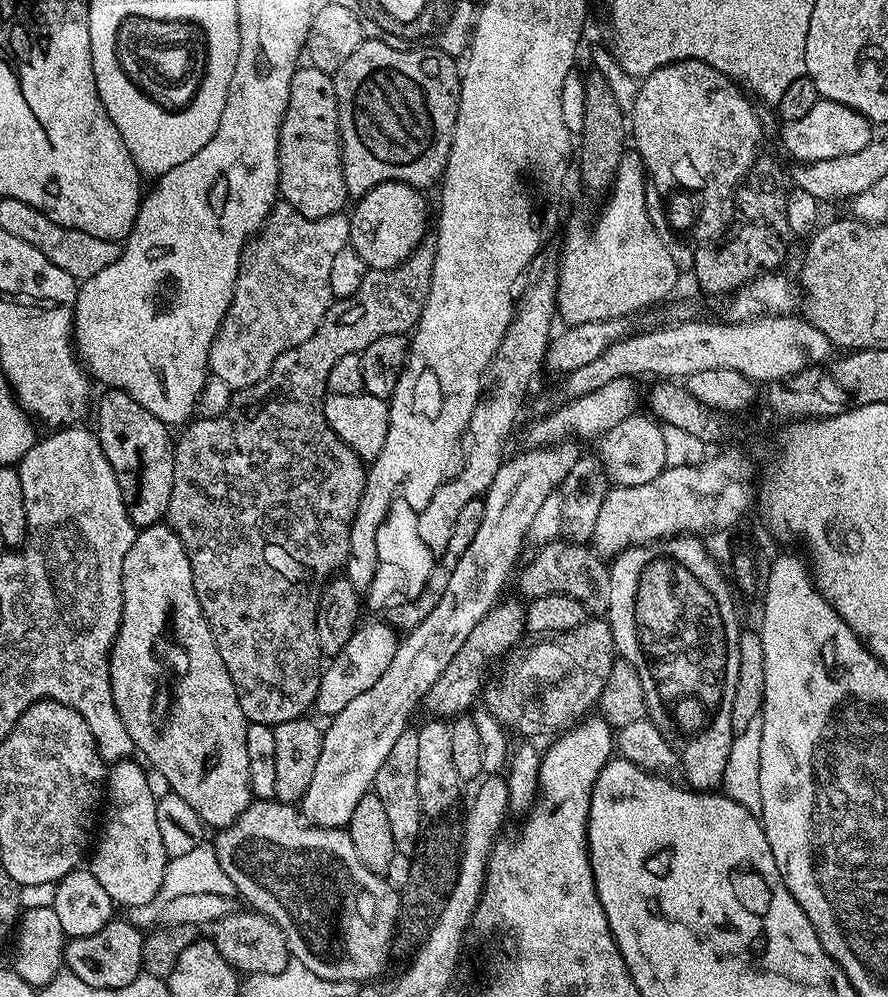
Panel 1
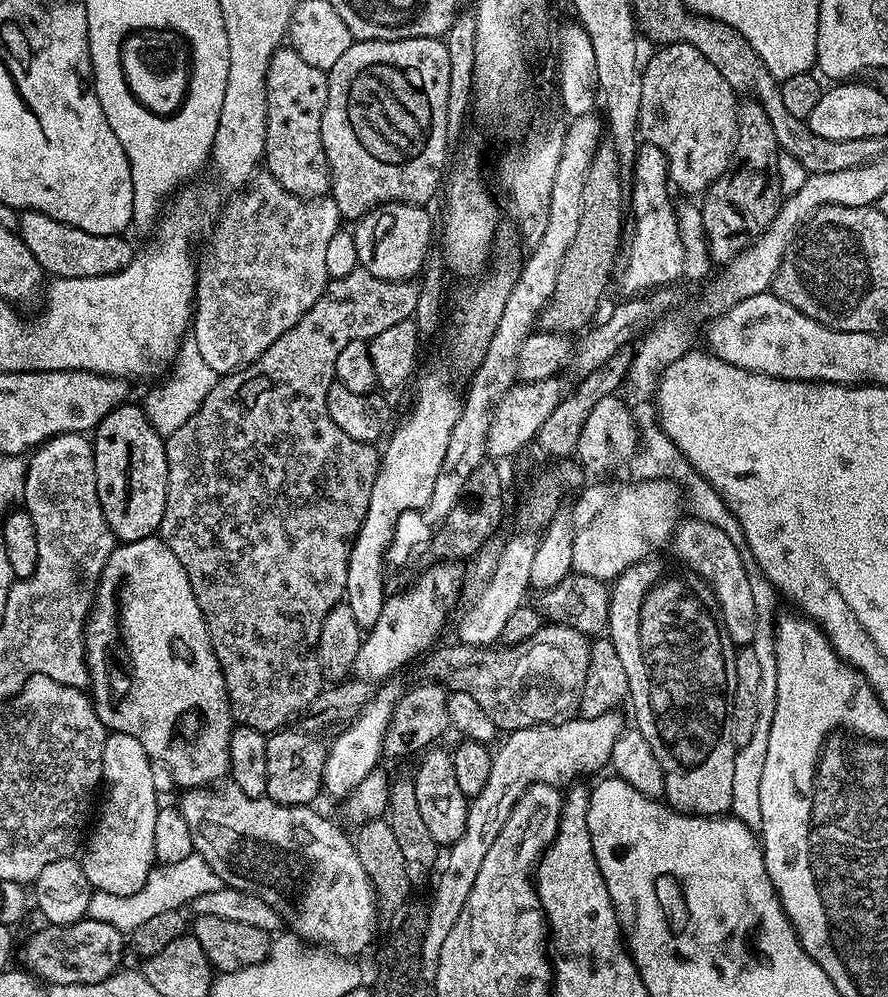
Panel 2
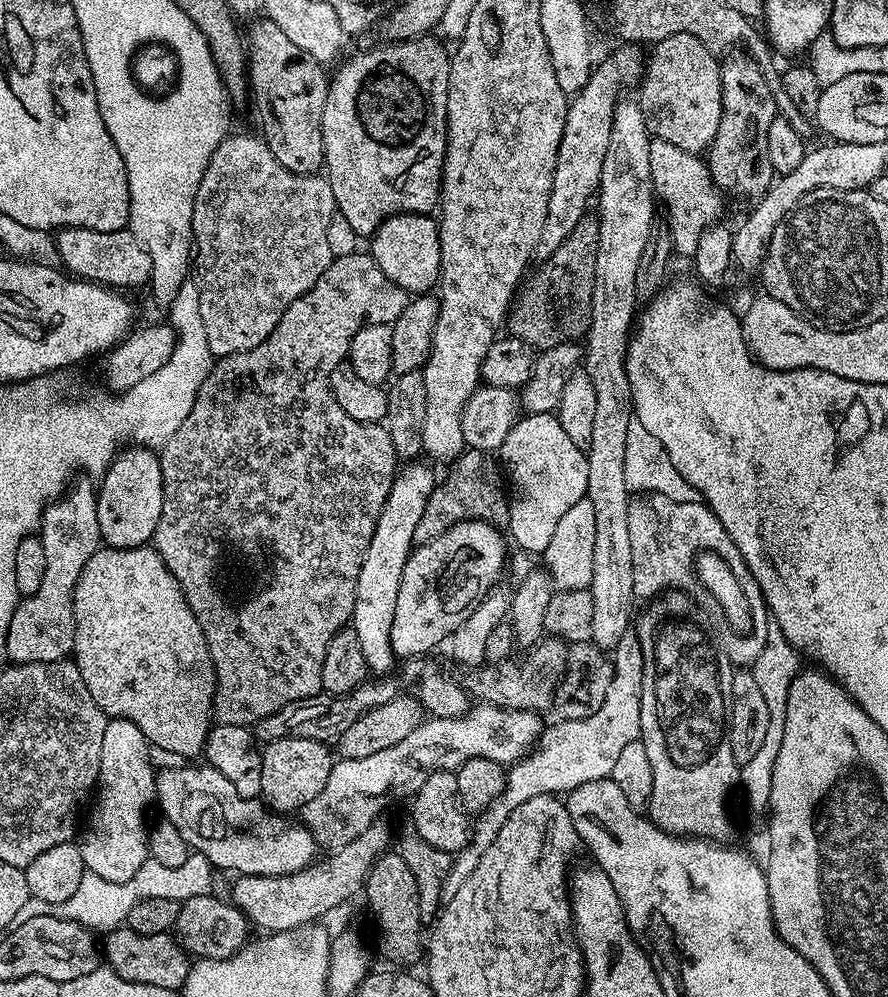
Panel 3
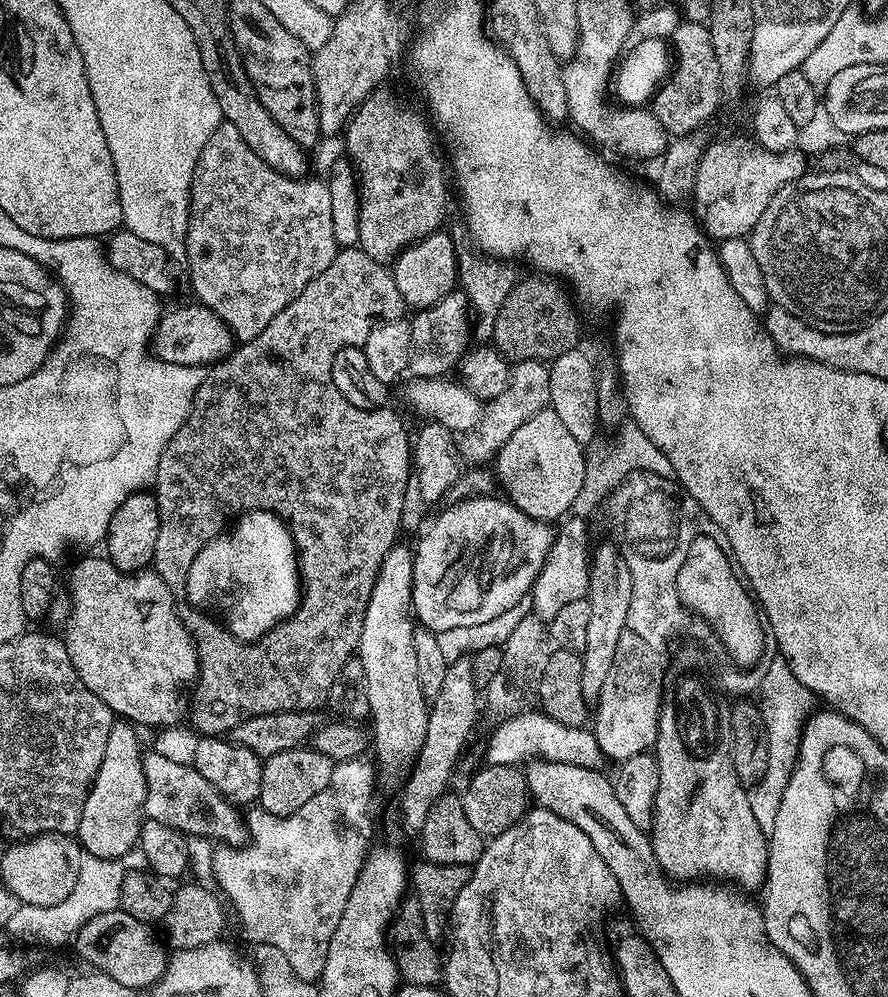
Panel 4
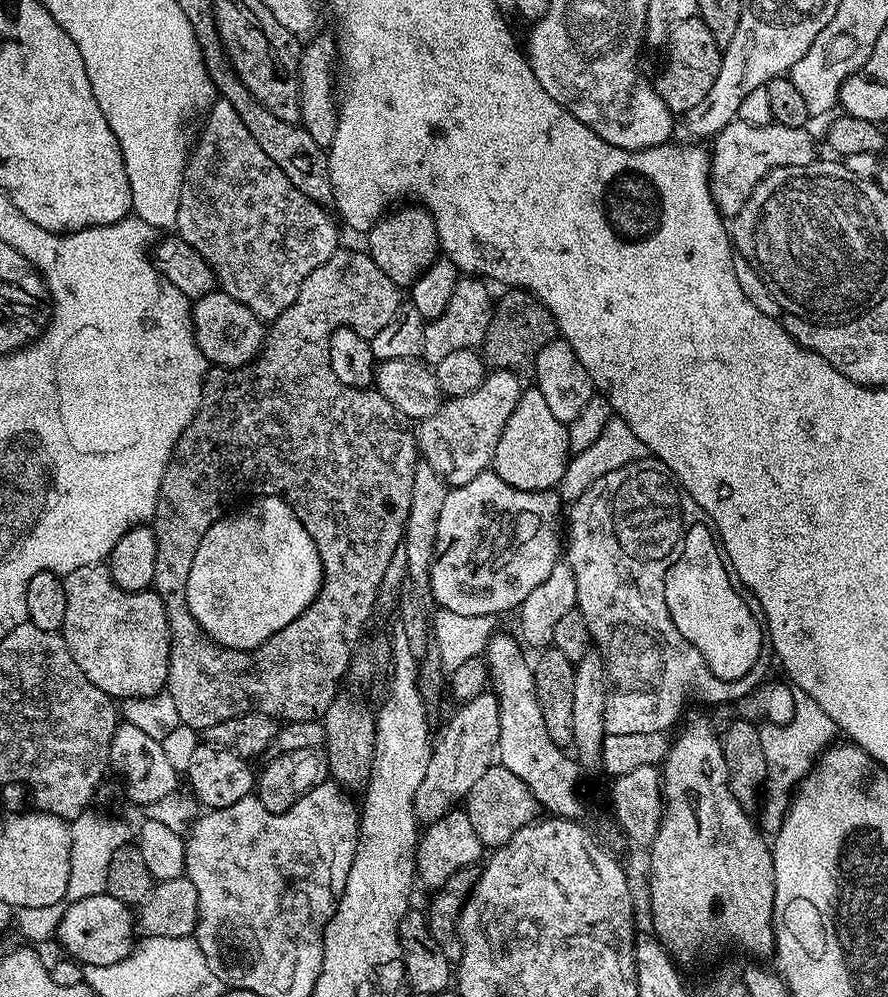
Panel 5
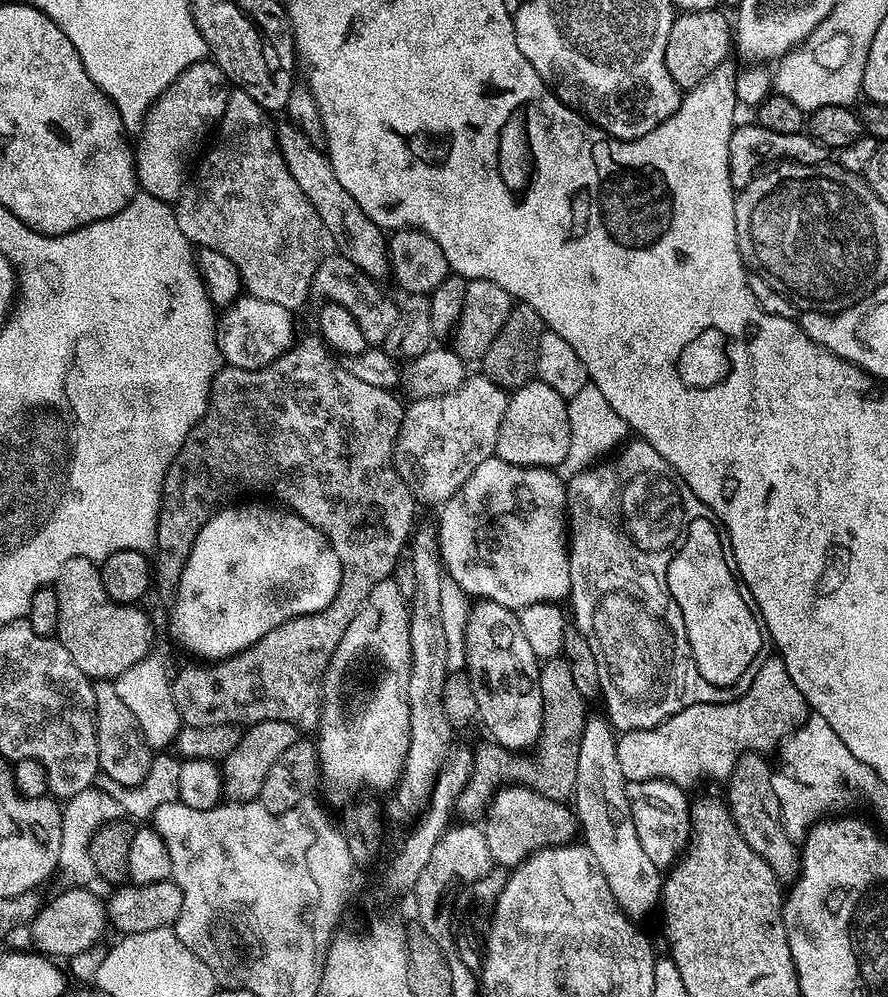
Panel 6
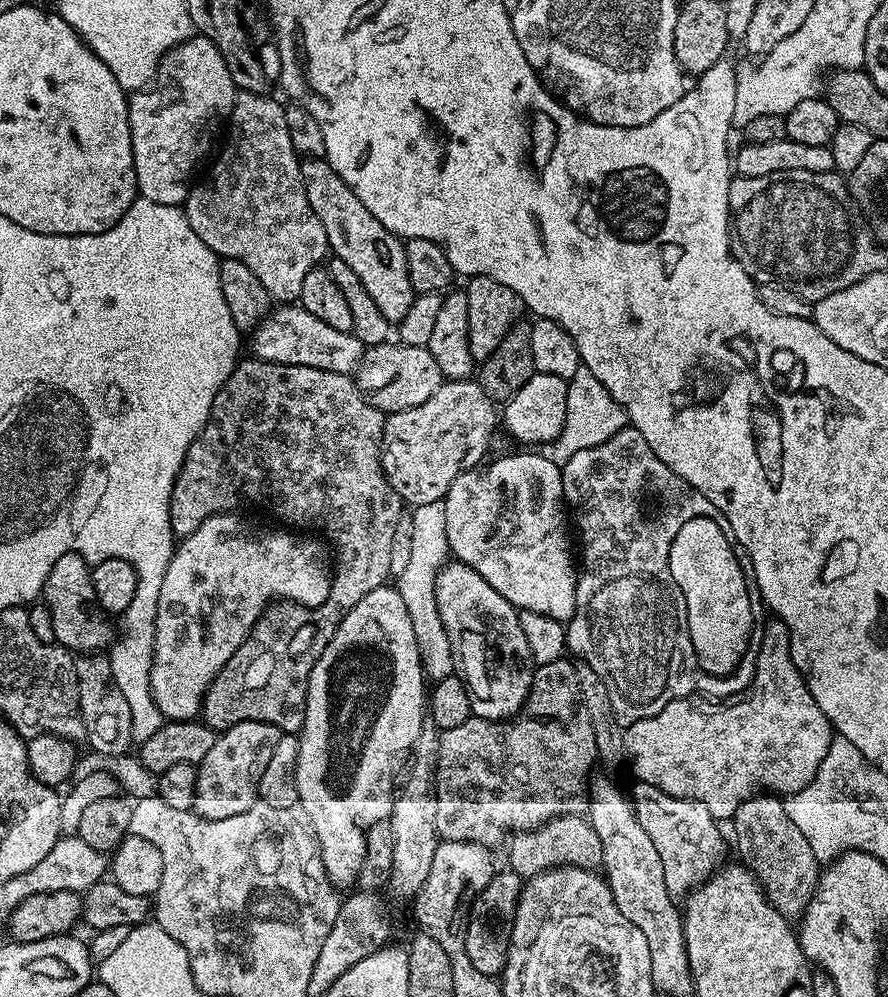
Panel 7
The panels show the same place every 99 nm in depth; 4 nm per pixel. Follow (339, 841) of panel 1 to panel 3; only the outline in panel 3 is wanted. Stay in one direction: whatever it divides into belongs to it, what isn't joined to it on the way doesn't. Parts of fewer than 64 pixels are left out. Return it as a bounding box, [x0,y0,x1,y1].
[154,766,318,876]

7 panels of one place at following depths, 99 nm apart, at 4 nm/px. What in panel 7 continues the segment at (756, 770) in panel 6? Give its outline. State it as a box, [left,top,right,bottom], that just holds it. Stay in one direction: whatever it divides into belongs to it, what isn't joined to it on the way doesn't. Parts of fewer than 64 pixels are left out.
[730,794,822,918]

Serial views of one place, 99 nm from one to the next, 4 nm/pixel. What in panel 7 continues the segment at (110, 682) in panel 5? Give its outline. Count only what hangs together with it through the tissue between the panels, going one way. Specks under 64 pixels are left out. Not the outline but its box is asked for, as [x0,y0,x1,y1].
[42,552,113,654]

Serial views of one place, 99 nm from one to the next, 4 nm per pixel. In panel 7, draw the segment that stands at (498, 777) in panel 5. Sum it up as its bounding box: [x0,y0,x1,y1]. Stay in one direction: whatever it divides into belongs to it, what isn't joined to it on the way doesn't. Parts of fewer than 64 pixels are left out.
[507,814,604,878]

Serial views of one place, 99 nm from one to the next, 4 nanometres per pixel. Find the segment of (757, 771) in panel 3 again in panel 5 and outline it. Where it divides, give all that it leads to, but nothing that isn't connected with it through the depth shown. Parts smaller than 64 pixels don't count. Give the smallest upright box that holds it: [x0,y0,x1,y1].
[759,691,838,834]

